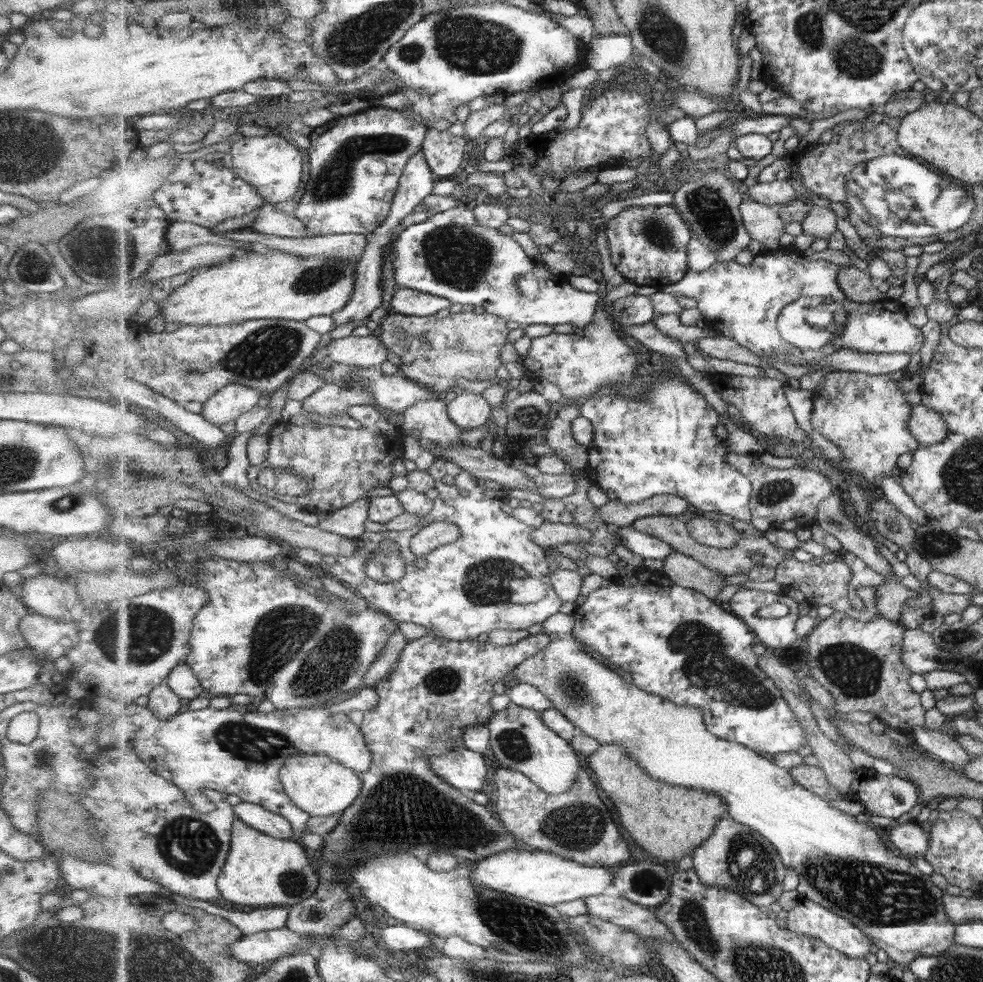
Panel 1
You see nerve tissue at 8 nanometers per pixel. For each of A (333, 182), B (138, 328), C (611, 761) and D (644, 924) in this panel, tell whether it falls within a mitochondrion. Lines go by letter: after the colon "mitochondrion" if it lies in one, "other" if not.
A: mitochondrion
B: other
C: other
D: other

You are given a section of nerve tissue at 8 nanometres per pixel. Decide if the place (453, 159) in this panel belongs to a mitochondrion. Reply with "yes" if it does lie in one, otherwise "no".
no

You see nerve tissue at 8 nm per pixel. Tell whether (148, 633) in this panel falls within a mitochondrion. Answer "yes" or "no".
yes

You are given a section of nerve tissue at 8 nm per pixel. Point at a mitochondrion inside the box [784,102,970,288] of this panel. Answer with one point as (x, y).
(930, 218)

